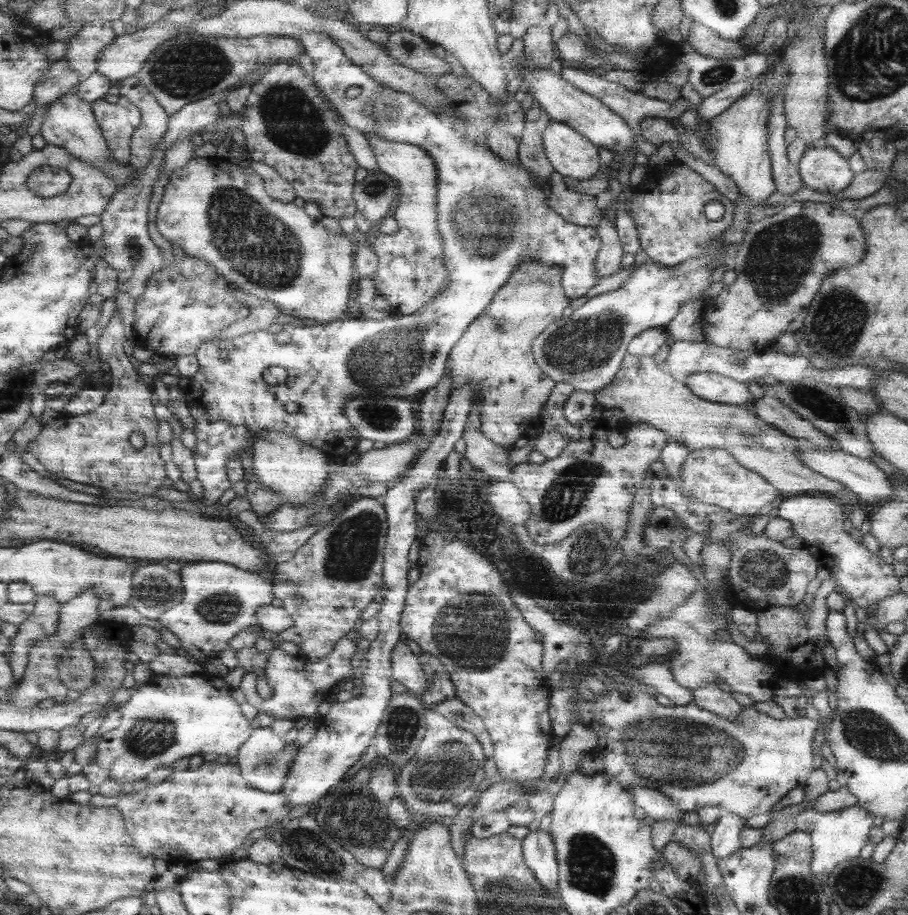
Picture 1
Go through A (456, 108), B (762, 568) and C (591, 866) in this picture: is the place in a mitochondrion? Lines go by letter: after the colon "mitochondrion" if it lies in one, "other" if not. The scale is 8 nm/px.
A: other
B: mitochondrion
C: mitochondrion

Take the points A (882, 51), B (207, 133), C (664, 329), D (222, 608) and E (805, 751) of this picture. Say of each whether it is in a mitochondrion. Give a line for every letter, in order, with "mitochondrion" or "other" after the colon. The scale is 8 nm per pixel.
A: mitochondrion
B: other
C: other
D: mitochondrion
E: other

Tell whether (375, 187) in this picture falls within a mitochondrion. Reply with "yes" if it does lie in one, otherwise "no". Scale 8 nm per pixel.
yes

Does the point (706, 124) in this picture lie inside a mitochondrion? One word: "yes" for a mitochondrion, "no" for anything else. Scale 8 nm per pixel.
no

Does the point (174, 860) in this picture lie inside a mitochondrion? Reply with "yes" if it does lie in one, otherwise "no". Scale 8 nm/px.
no

